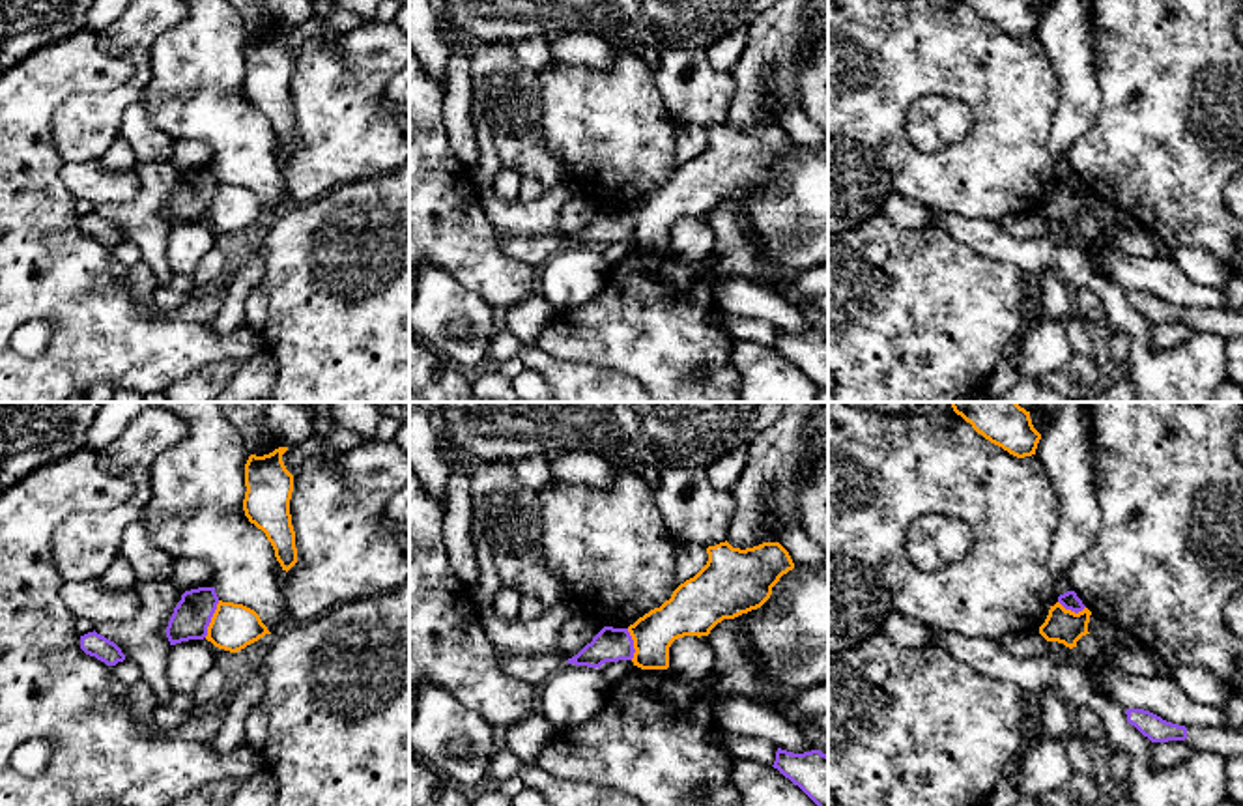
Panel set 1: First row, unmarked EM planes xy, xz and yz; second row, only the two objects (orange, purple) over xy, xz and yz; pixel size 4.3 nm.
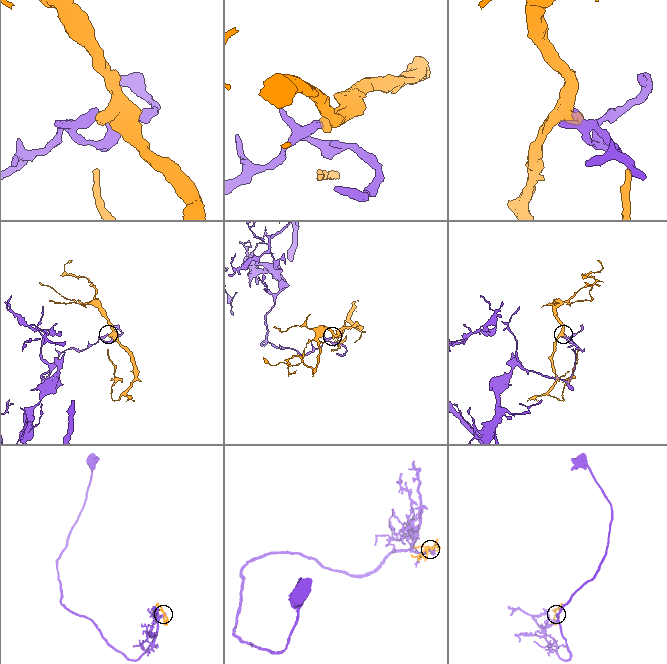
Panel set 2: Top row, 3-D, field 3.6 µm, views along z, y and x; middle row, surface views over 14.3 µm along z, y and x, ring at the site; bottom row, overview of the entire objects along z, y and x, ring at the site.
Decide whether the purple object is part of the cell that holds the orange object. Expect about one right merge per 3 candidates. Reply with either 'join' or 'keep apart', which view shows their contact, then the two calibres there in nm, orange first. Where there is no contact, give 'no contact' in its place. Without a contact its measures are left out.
keep apart | xy | 200/160 nm

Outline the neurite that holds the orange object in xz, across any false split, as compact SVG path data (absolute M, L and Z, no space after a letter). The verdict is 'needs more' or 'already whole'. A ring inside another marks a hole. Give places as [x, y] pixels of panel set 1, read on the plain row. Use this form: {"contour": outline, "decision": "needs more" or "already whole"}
{"contour": "M727 122L707 129L707 146L680 165L669 181L628 208L634 247L667 251L669 228L684 217L708 217L723 200L761 189L783 155L794 150L779 123L733 129Z", "decision": "already whole"}

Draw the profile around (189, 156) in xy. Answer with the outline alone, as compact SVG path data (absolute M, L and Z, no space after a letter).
M176 140L172 165L181 172L215 168L213 148L200 140Z

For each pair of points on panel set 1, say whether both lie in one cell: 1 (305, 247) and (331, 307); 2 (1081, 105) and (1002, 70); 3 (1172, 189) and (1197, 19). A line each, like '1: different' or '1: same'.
1: same
2: different
3: same

